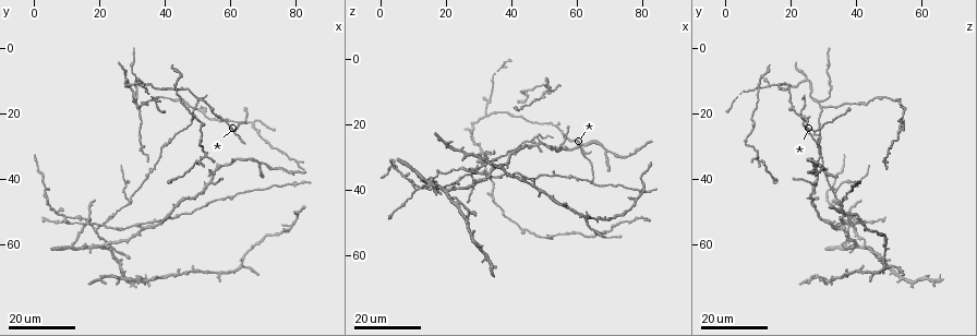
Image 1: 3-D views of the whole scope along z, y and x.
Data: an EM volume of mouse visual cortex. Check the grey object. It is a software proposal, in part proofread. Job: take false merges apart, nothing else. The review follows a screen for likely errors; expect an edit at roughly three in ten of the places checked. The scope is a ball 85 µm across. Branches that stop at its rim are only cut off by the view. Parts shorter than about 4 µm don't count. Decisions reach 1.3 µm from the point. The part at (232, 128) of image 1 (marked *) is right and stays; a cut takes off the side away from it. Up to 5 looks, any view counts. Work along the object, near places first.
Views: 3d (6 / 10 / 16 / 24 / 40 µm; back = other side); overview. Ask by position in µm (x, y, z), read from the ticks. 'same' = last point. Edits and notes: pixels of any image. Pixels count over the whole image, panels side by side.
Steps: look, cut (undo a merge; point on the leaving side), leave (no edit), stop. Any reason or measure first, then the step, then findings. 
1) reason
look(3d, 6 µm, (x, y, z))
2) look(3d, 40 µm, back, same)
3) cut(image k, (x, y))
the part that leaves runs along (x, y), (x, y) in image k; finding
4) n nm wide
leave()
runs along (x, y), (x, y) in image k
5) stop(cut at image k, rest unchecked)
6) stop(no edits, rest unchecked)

a fork
look(3d, 16 µm, (54.5, 41.0, 27.0))

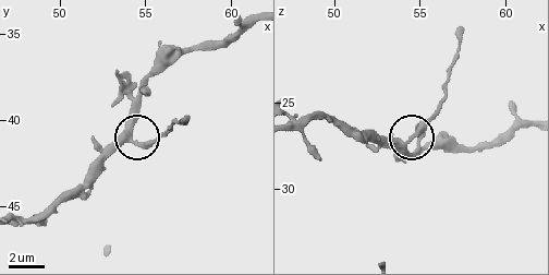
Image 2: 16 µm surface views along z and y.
closer look
look(3d, 10 µm, (54.1, 40.9, 27.5))

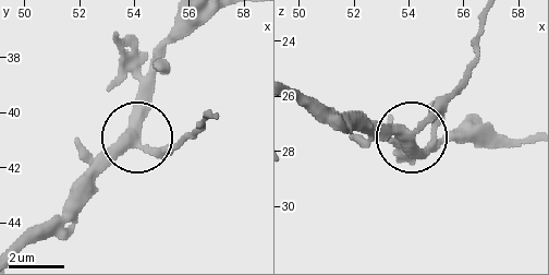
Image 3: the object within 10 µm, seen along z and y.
3 arms
leave()
runs along (22, 251), (127, 145), (181, 145) in image 3; continuous, no second cell

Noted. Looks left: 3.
look(3d, 24 µm, (66.5, 23.0, 54.0))

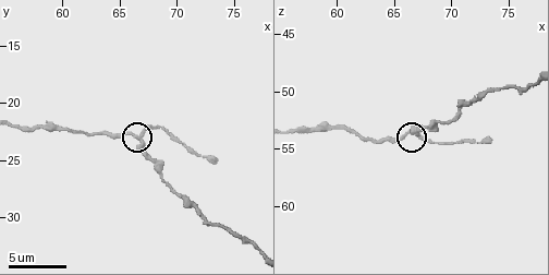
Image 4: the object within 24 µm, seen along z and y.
zoom in
look(3d, 10 µm, same)

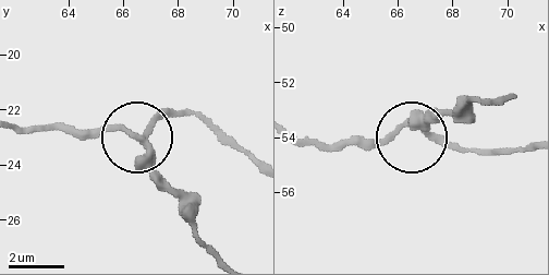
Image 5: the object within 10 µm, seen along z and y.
look(3d, 10 µm, back, same)

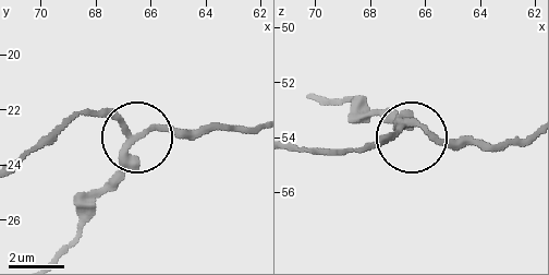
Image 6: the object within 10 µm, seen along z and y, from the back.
leave()
runs along (529, 134), (487, 148), (438, 141), (410, 127), (356, 148) in image 6; continuous, no second cell

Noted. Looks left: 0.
stop(no edits, rest unchecked)

